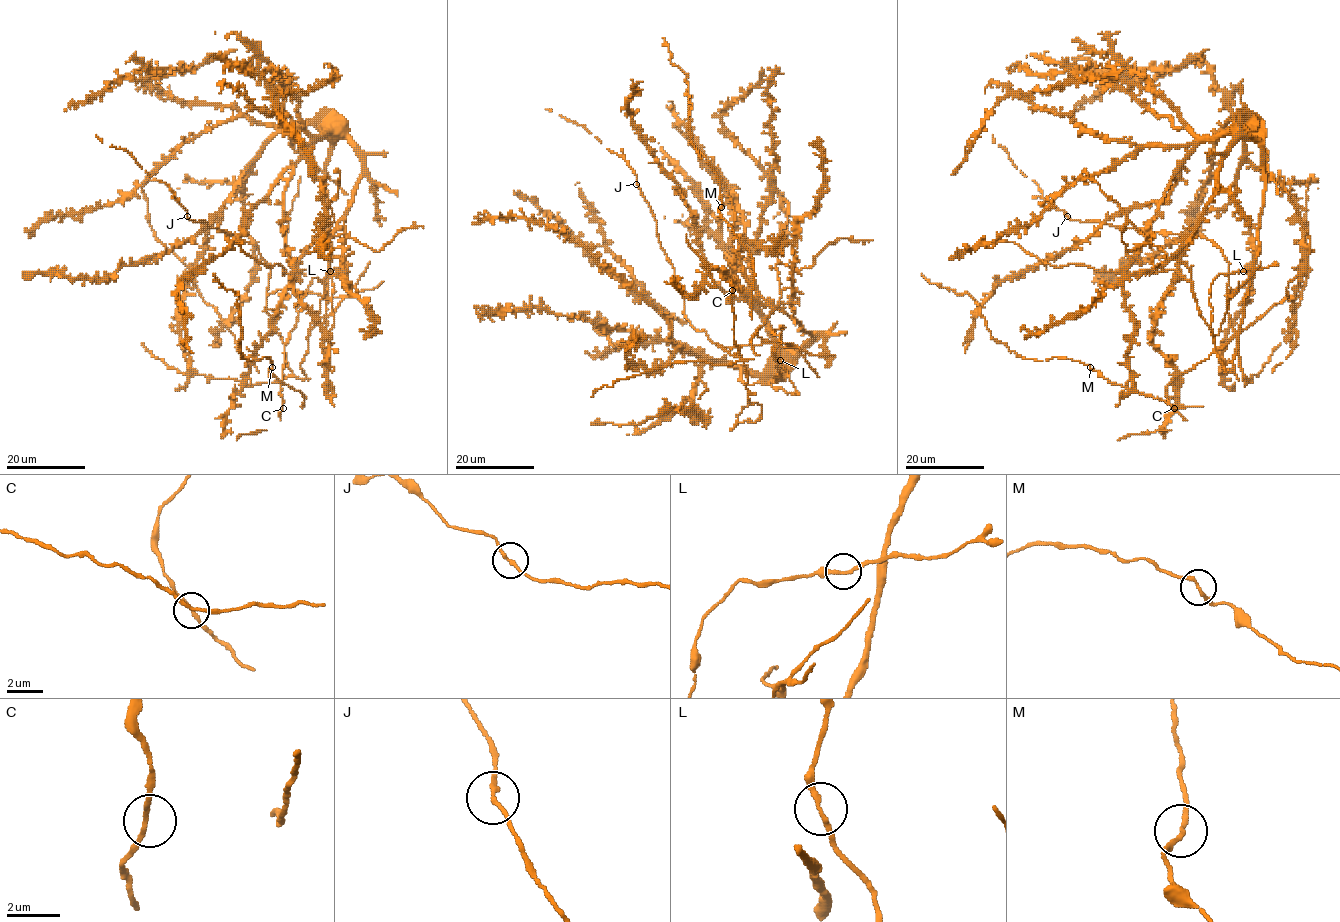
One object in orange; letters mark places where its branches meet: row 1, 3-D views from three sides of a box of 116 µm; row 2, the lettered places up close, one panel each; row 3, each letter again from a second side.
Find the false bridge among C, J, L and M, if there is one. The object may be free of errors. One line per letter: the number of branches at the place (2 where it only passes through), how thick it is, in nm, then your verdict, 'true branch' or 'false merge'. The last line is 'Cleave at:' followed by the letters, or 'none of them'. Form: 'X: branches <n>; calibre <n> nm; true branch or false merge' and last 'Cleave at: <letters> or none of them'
C: branches 2; calibre 180 nm; true branch
J: branches 2; calibre 180 nm; true branch
L: branches 2; calibre 190 nm; true branch
M: branches 2; calibre 180 nm; true branch
Cleave at: none of them

